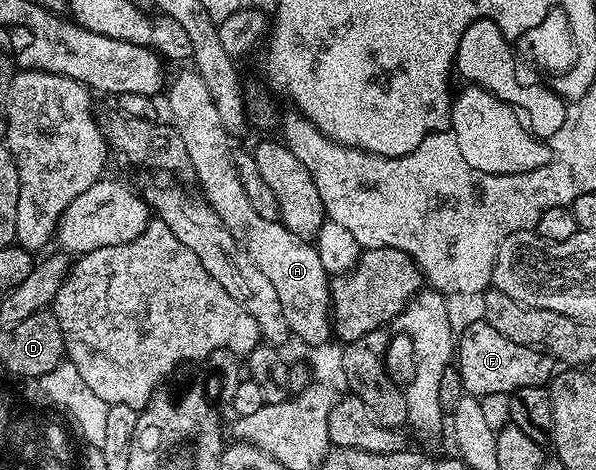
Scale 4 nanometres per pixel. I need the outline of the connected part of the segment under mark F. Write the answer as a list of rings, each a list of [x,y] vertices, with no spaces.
[[[477,320],[463,329],[461,326],[456,337],[456,368],[462,388],[469,396],[481,399],[484,395],[512,394],[520,387],[545,386],[553,378],[556,362],[550,354],[512,343],[512,339],[504,339],[486,320]]]

